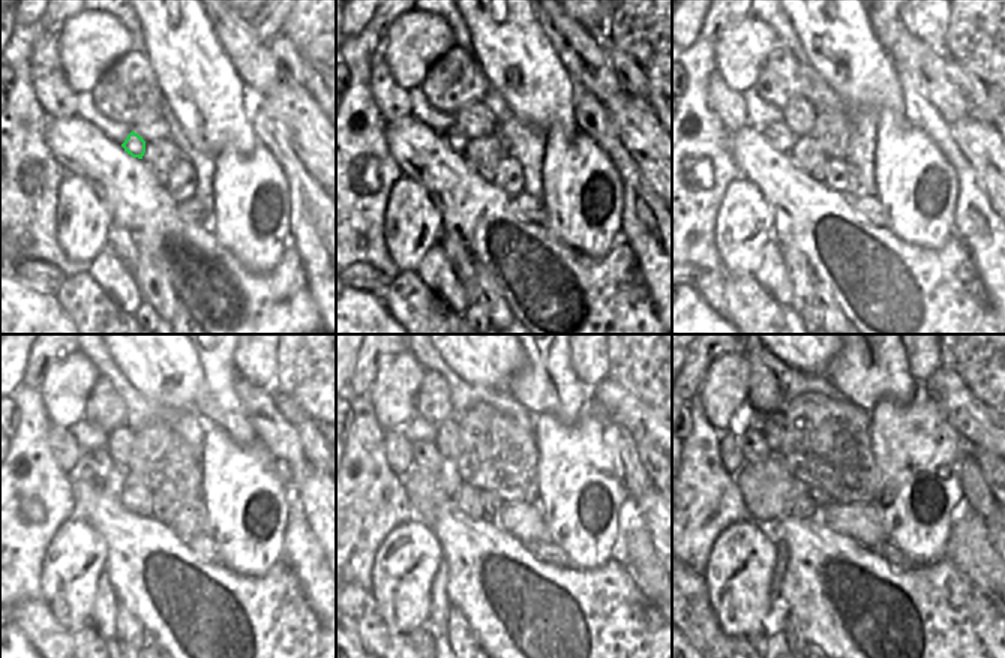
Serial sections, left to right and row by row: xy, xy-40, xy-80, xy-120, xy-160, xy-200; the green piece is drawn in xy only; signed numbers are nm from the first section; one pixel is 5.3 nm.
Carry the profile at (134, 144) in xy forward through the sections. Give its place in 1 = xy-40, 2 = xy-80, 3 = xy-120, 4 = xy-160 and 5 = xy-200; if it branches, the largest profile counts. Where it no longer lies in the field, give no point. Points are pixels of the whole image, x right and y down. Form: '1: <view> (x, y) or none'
1: xy-40 (453, 138)
2: xy-80 (779, 135)
3: xy-120 (99, 462)
4: xy-160 (426, 454)
5: xy-200 (753, 445)

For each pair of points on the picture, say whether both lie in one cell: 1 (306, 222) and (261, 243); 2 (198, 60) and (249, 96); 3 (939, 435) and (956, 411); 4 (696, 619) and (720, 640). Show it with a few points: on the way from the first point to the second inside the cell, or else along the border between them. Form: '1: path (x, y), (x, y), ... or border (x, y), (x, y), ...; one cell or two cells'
1: border (290, 194), (291, 243); two cells
2: border (243, 86), (243, 113), (251, 125); two cells
3: border (927, 393), (962, 438); two cells
4: path (702, 625), (714, 637); one cell

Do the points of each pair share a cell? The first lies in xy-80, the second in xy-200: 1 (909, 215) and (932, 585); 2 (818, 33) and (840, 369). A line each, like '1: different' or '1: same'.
1: different
2: different

